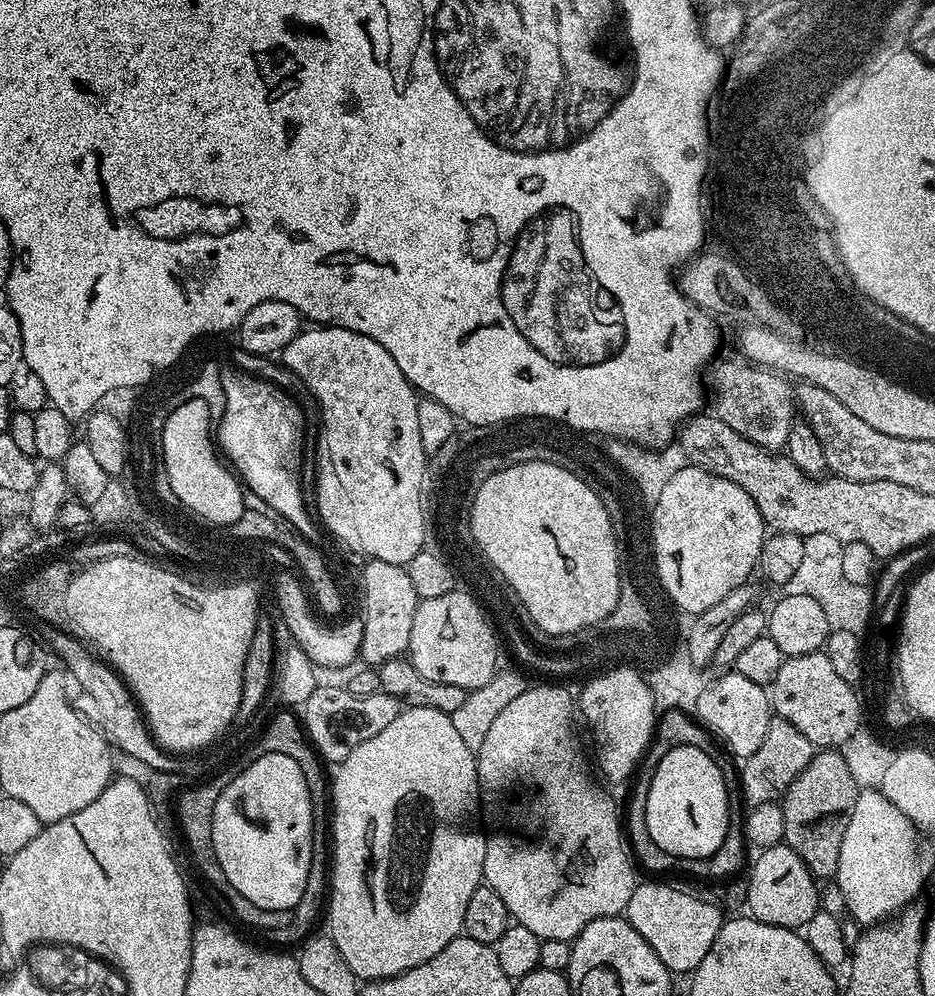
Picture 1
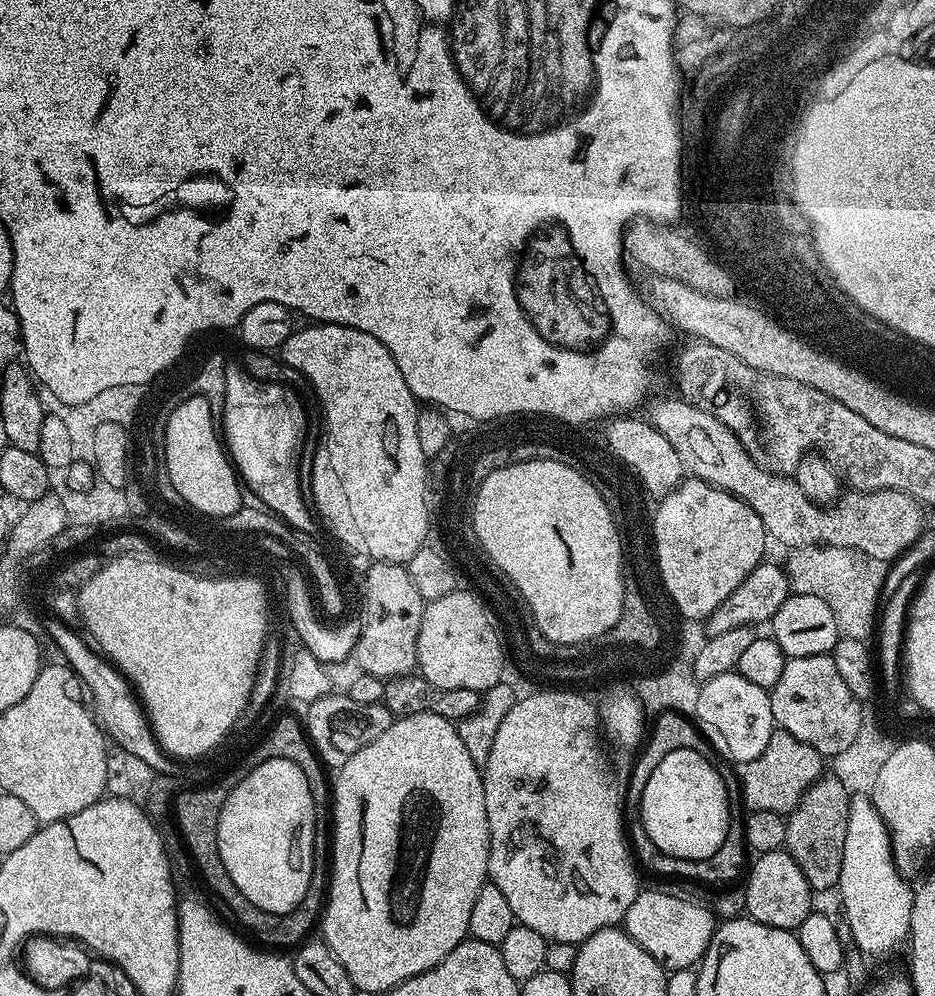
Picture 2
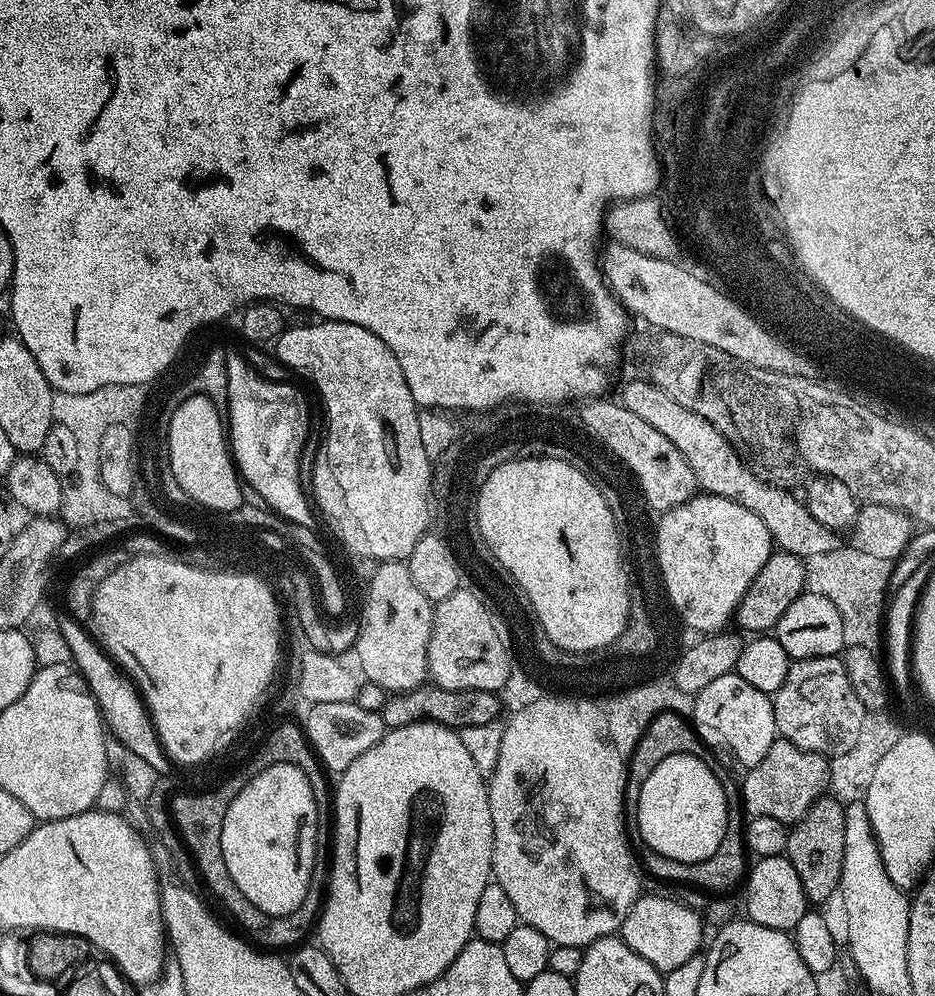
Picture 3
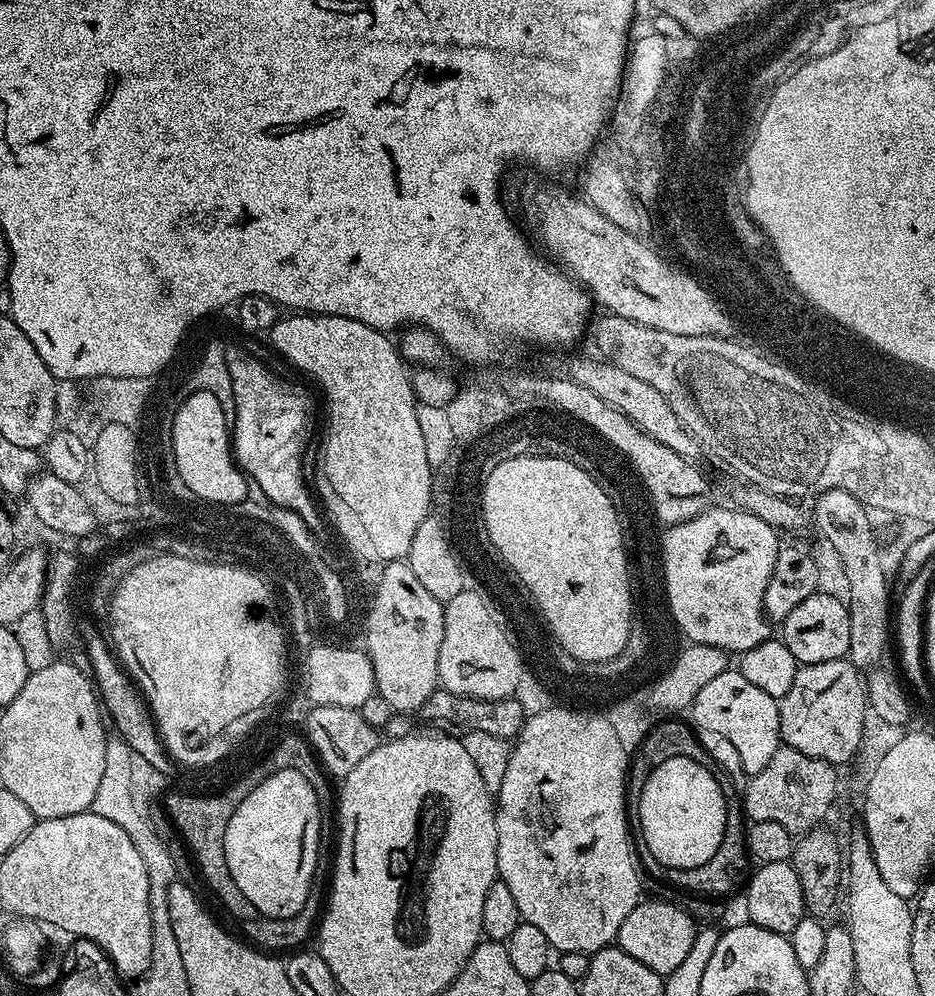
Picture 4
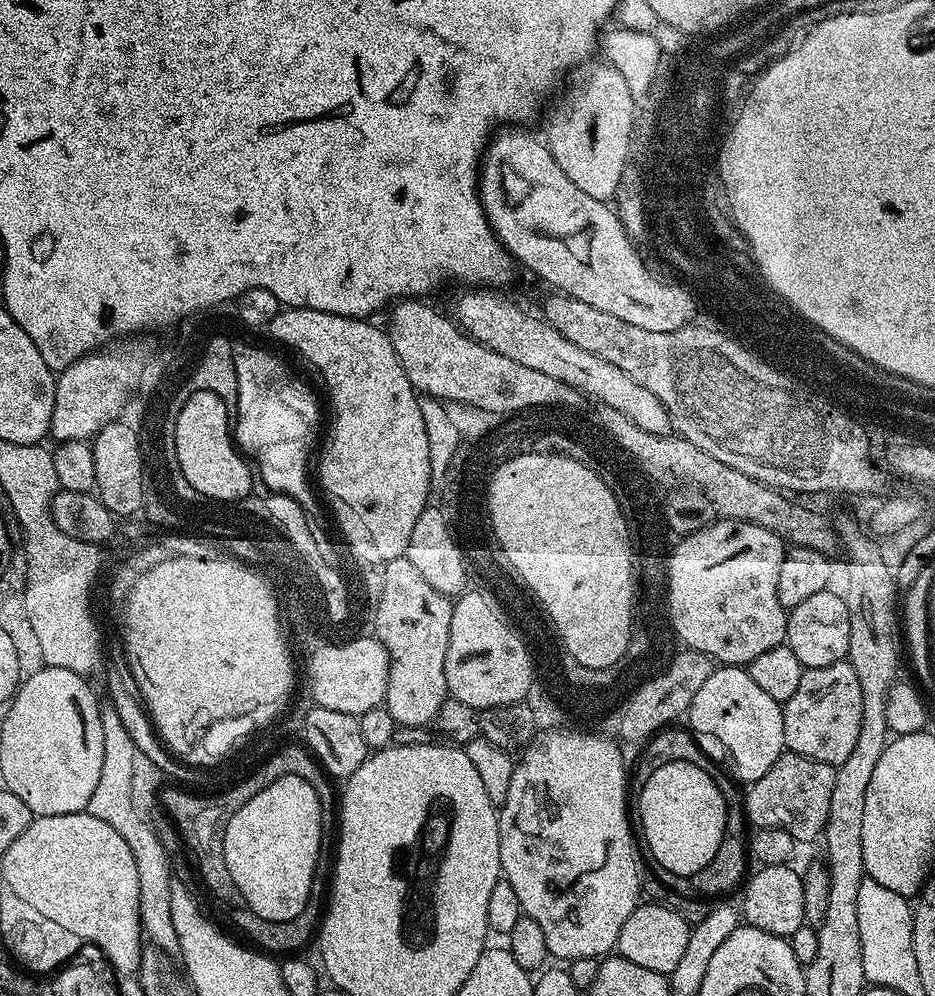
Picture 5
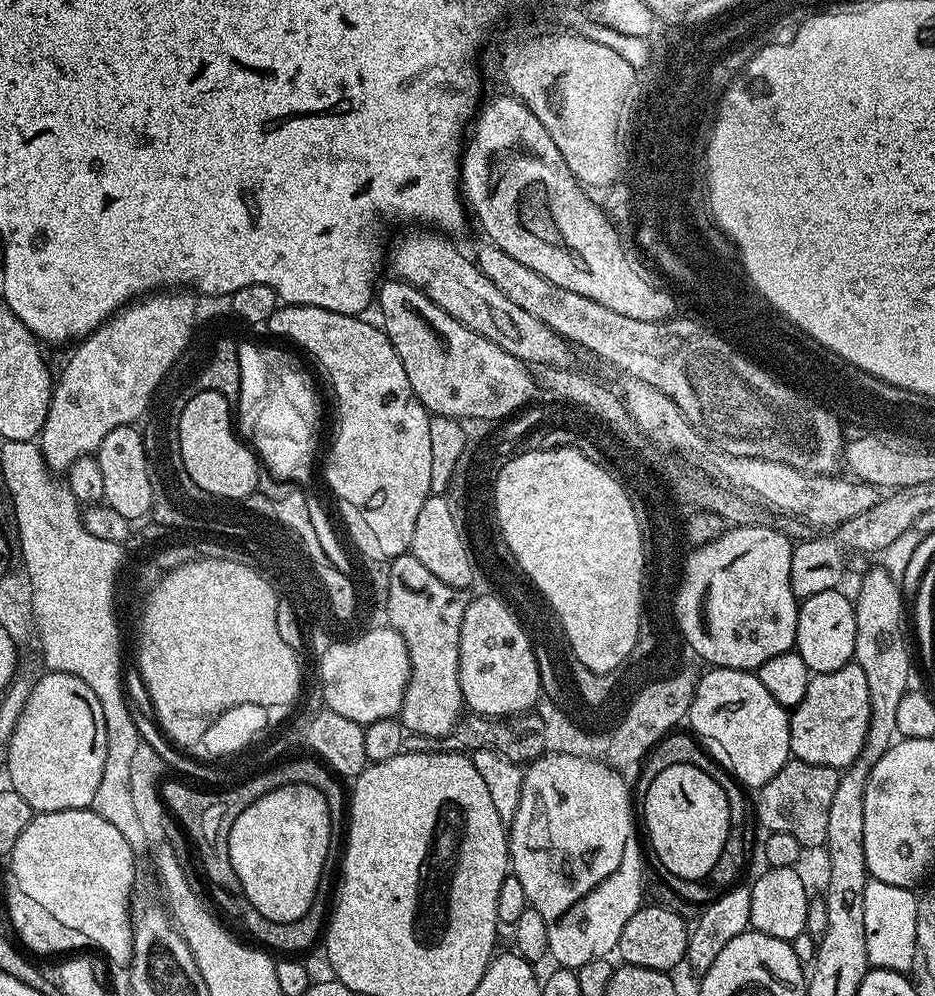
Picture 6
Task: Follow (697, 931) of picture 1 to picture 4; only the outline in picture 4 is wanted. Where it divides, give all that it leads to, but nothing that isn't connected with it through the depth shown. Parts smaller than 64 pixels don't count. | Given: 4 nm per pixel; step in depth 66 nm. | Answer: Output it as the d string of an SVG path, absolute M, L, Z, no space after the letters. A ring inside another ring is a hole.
M648 898L636 904L630 914L626 914L626 922L622 922L615 943L623 952L630 954L630 958L642 962L642 966L654 970L663 978L669 976L686 959L697 931L697 923L678 904Z

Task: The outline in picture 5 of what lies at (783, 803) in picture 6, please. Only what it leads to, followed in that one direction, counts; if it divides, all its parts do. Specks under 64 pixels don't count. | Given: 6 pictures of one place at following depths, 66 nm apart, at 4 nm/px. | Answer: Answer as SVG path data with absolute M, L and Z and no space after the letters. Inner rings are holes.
M785 750L762 774L762 778L747 785L744 797L744 815L753 829L777 828L786 830L797 842L816 842L823 837L826 818L830 814L830 793L834 791L836 768L802 754Z

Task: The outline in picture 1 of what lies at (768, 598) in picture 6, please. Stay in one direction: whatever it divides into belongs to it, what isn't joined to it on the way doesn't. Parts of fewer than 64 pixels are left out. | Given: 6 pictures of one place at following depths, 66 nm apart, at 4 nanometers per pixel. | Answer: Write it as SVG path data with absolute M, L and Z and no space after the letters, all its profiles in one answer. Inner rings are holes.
M687 466L665 479L660 488L660 507L656 511L656 541L659 549L660 571L668 591L686 608L695 613L710 610L714 602L726 598L730 590L749 583L748 575L757 571L760 551L766 539L766 525L754 498L734 482L704 468Z

